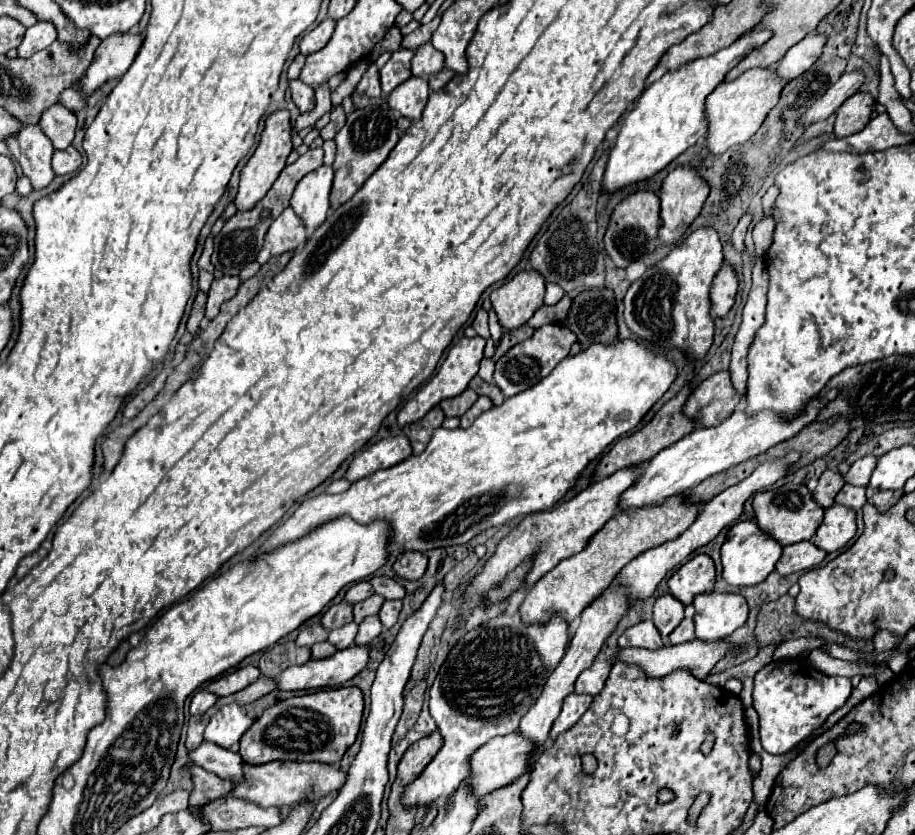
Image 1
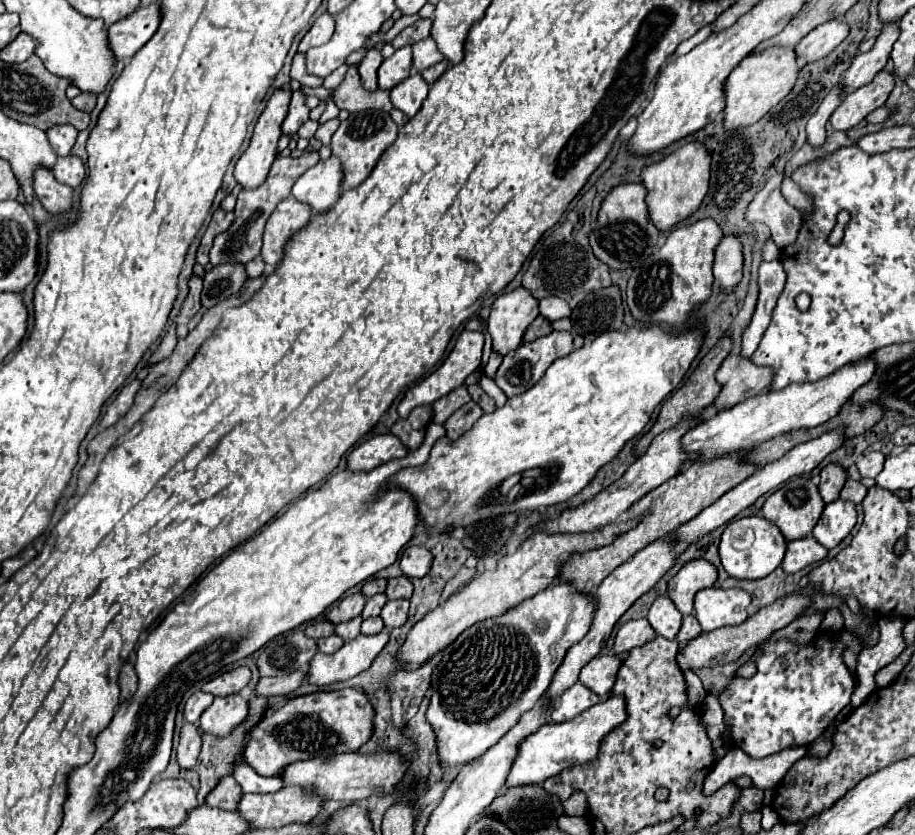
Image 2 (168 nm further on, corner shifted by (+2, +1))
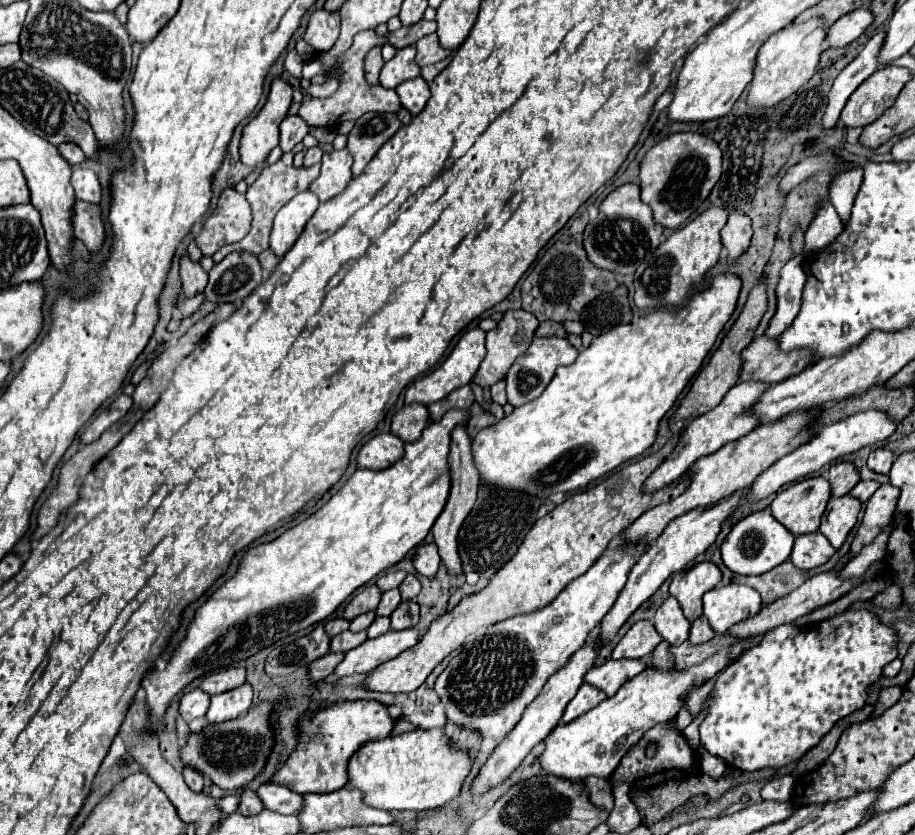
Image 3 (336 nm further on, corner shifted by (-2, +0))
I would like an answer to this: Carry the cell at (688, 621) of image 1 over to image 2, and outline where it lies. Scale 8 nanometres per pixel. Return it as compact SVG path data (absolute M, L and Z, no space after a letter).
M685 615L683 625L681 625L679 633L677 633L677 641L691 641L697 635L701 635L701 625L697 623L695 615Z

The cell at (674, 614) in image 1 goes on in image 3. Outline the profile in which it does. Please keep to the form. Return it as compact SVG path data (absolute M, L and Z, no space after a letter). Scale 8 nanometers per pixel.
M669 596L661 608L655 612L653 624L657 628L657 632L663 636L665 642L669 642L669 646L681 646L687 638L689 638L689 620L683 616L679 602Z

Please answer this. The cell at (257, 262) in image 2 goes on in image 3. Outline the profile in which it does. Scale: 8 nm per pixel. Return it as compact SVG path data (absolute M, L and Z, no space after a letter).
M265 250L265 252L261 252L259 254L259 260L261 260L261 266L263 266L263 272L265 272L265 276L269 276L271 272L273 272L273 268L277 266L277 262L279 262L279 258L275 256L275 252L273 250Z

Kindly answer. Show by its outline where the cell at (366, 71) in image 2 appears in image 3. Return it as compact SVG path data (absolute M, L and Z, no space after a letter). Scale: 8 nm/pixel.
M373 46L373 50L369 50L367 58L365 58L365 76L369 80L369 84L377 84L379 82L379 72L383 68L383 58L381 58L381 46Z

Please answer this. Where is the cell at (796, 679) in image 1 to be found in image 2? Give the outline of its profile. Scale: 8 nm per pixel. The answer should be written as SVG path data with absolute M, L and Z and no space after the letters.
M819 633L817 637L819 639L813 639L805 647L799 647L785 639L777 643L763 641L763 655L757 659L757 673L751 679L733 679L729 687L721 693L725 723L729 723L733 729L735 745L751 757L761 759L781 749L815 741L819 735L825 733L825 727L839 715L839 711L849 705L855 681L841 657L845 645L833 641L829 635Z

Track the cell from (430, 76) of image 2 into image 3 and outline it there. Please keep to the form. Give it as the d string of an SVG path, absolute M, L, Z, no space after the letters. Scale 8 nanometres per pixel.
M443 60L443 62L439 62L439 64L429 64L429 66L423 66L421 68L421 76L427 80L427 82L431 82L443 68L447 66L447 60Z

